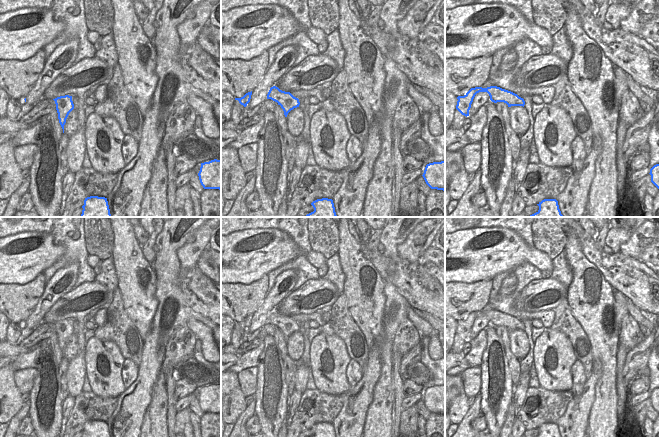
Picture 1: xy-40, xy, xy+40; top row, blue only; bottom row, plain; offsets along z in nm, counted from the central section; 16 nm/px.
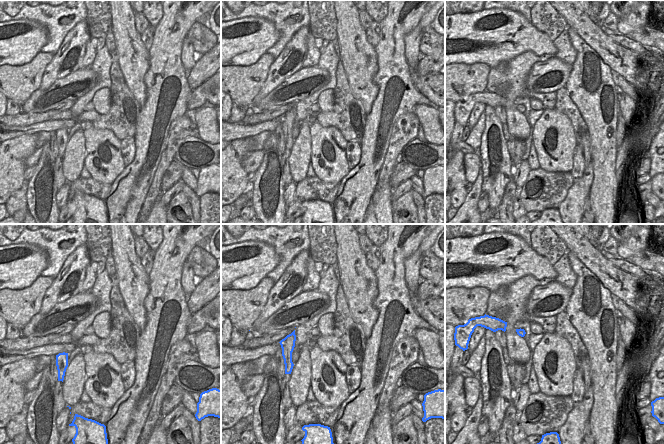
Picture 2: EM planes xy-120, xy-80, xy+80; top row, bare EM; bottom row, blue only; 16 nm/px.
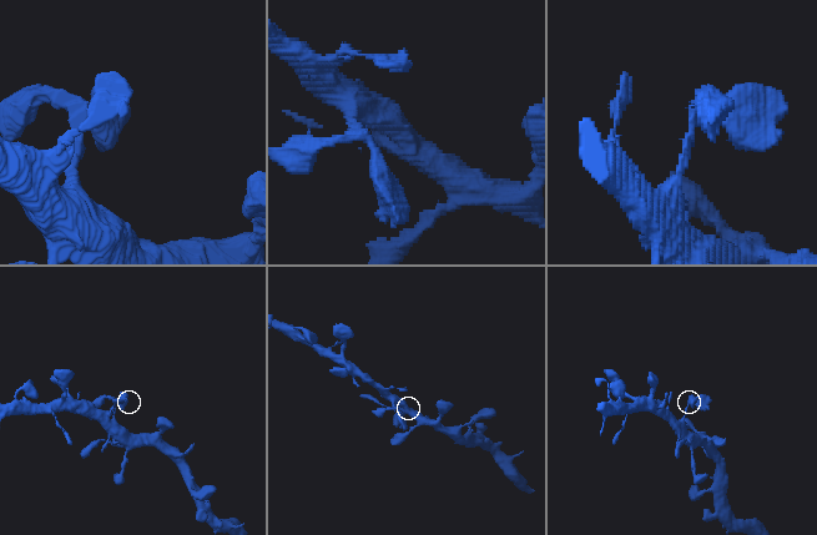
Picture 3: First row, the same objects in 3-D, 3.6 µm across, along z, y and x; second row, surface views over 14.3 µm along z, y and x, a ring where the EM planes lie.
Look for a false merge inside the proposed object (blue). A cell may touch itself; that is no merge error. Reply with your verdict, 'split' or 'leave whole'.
leave whole

